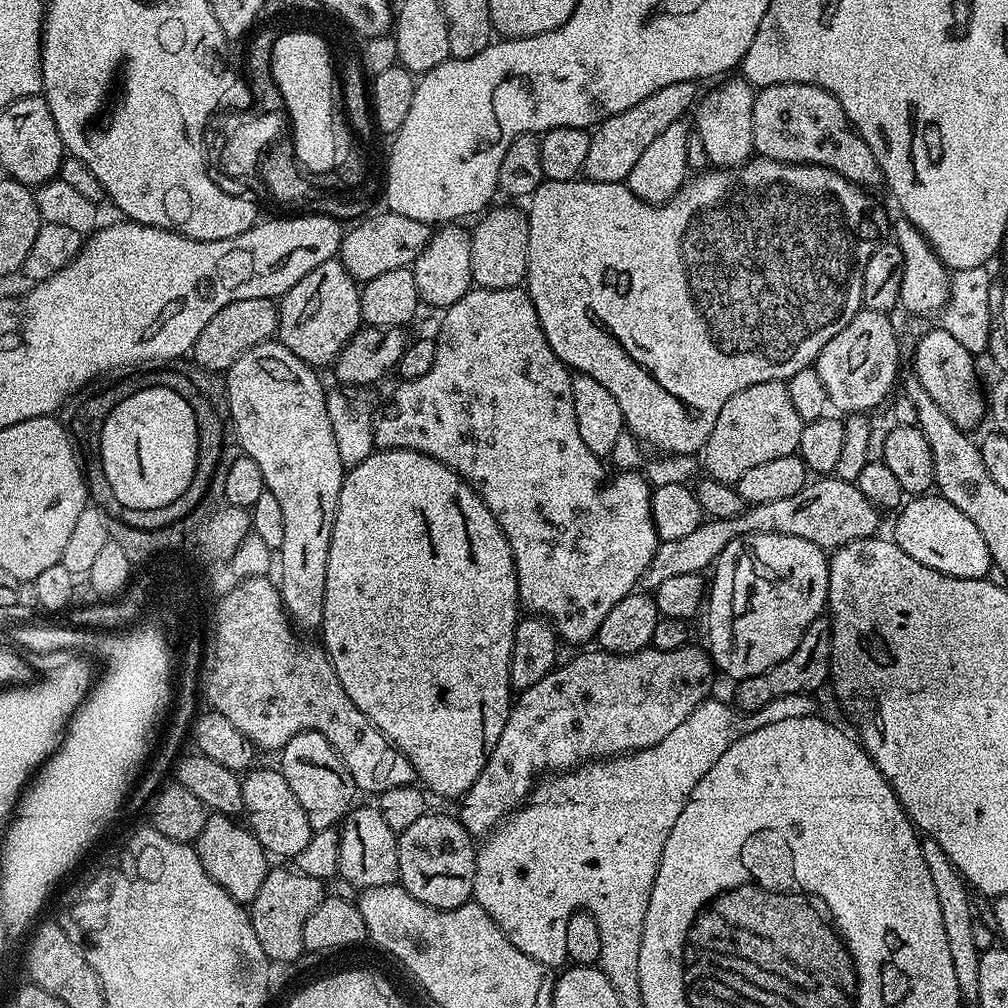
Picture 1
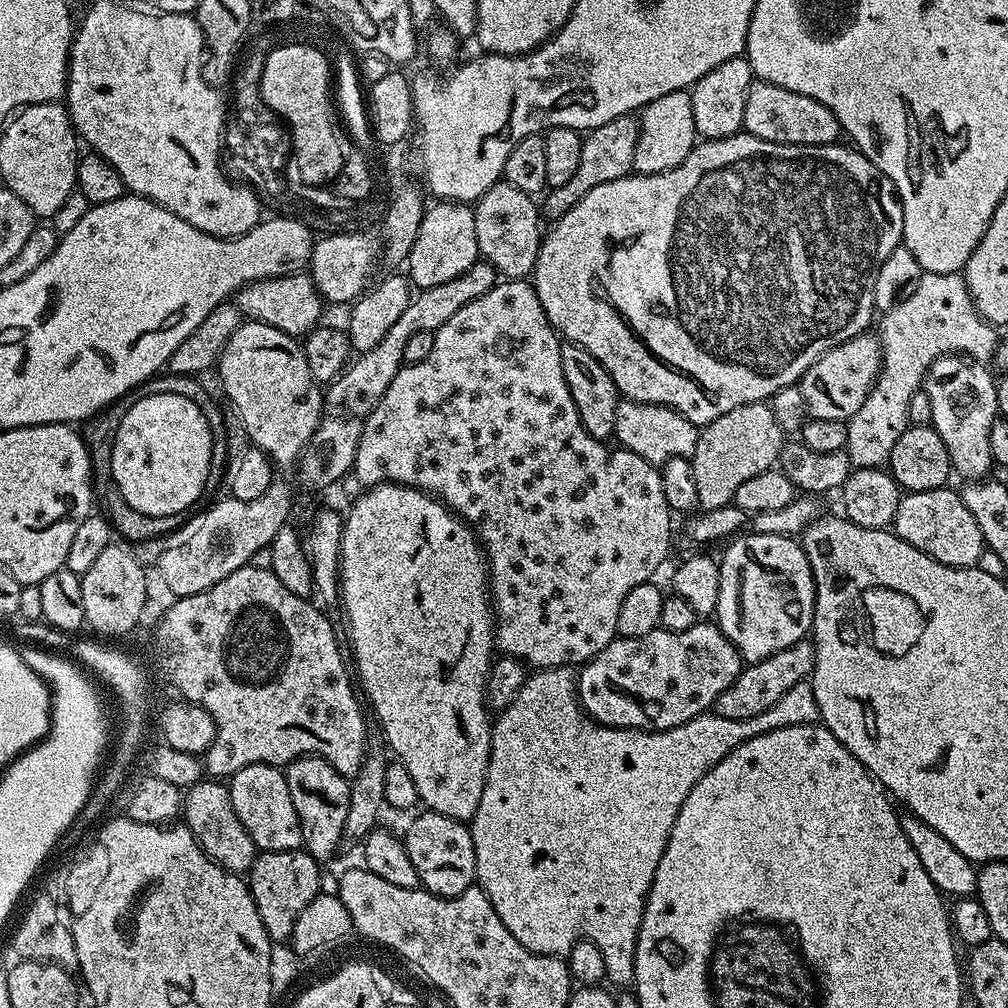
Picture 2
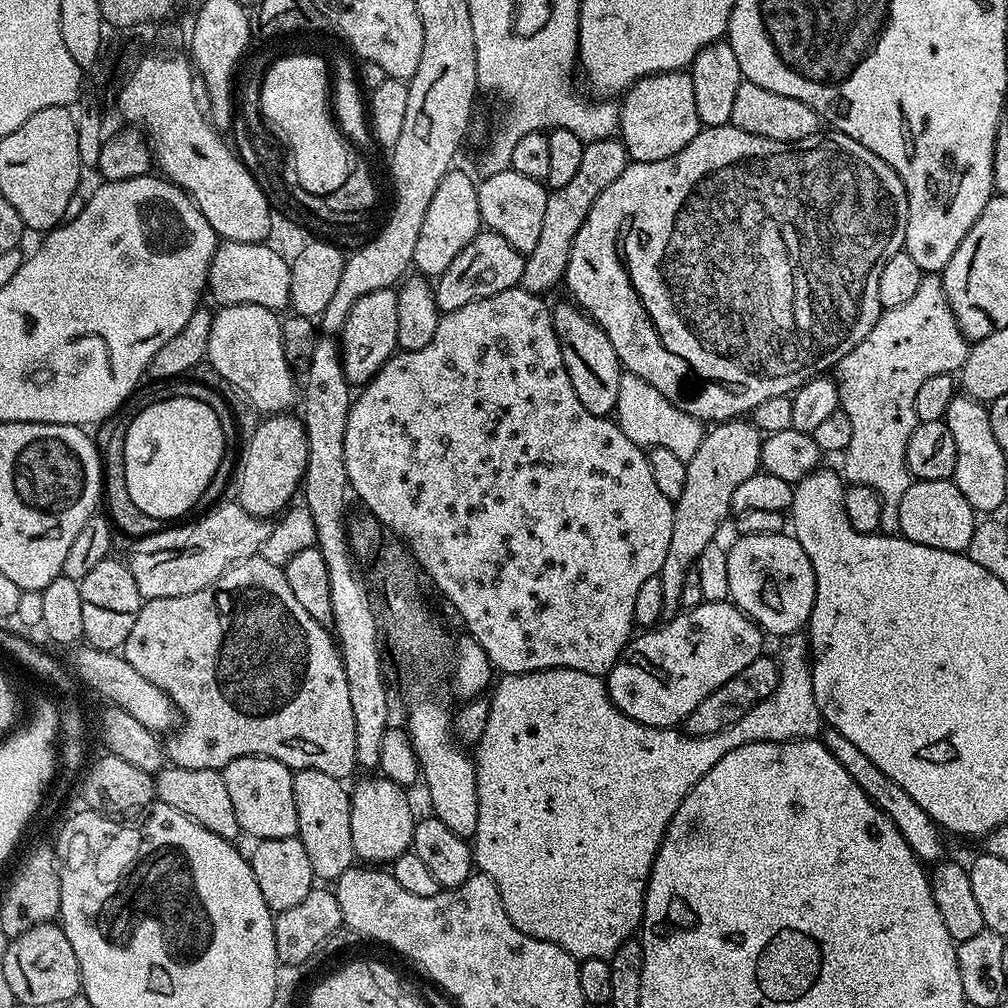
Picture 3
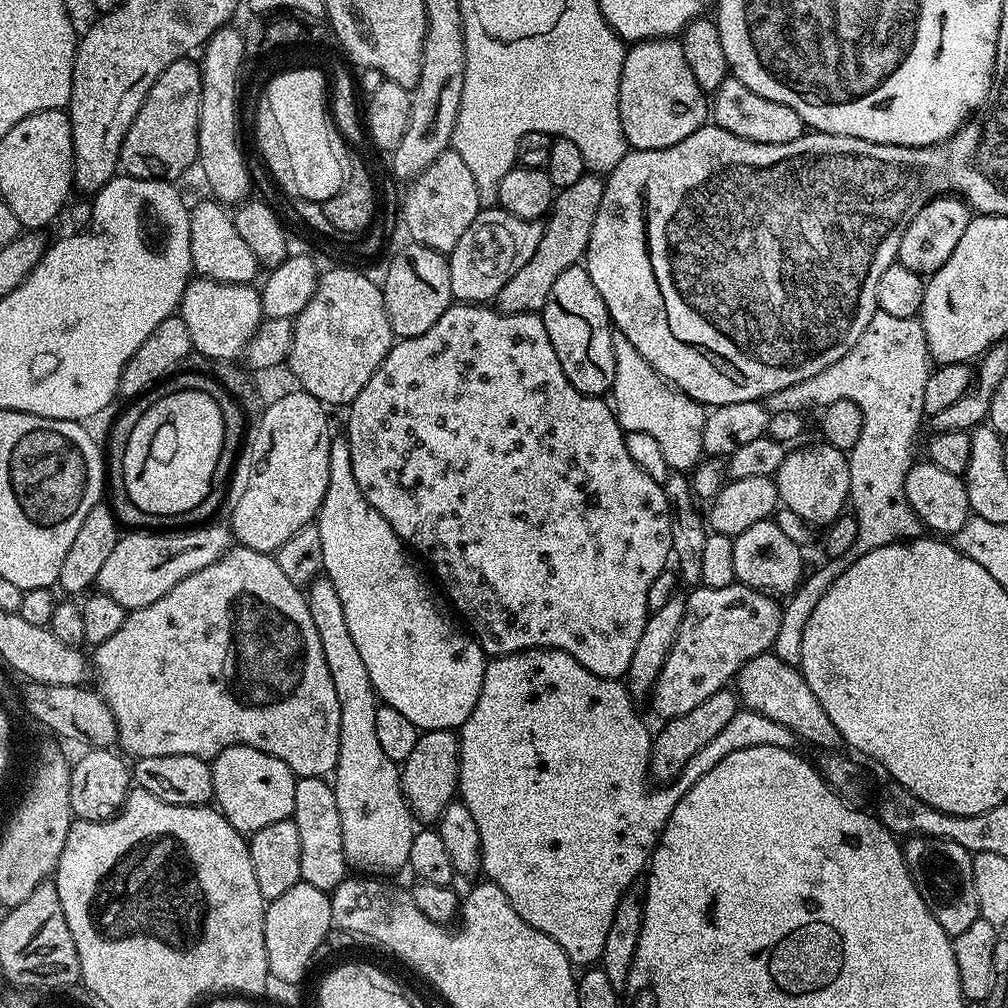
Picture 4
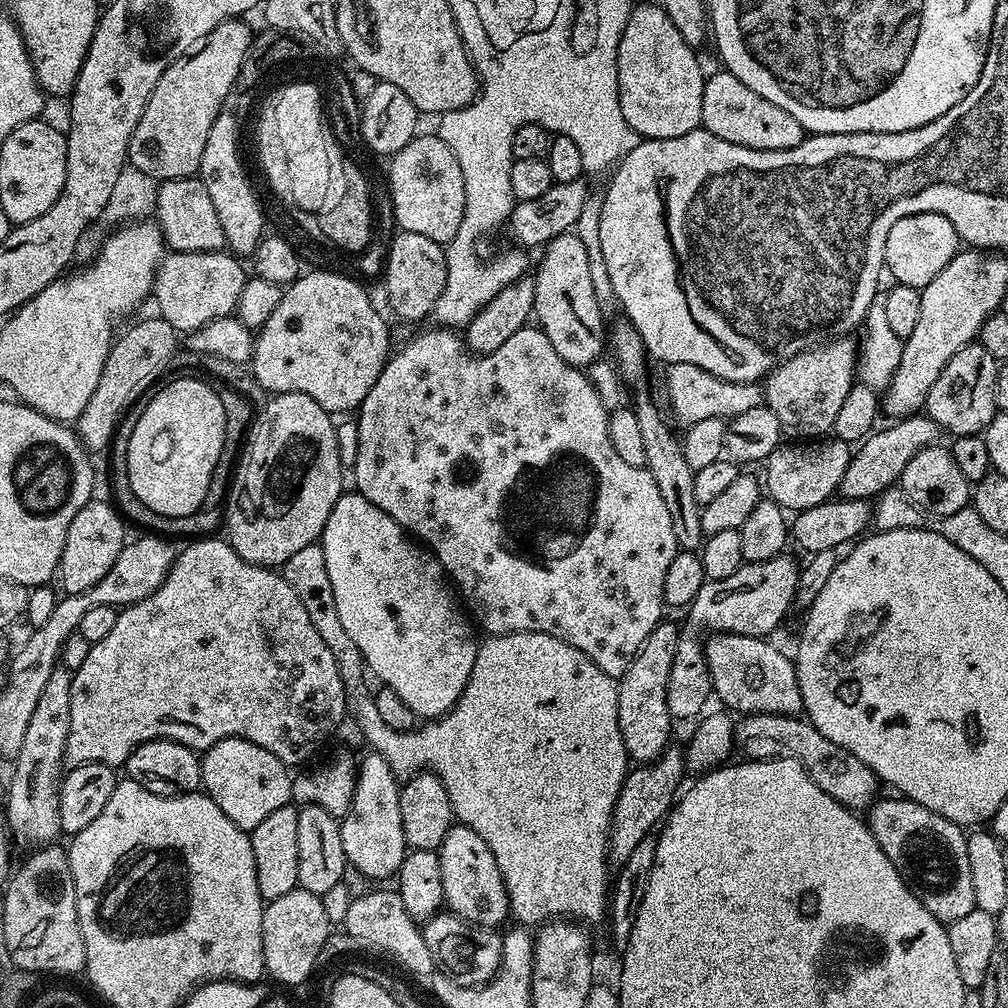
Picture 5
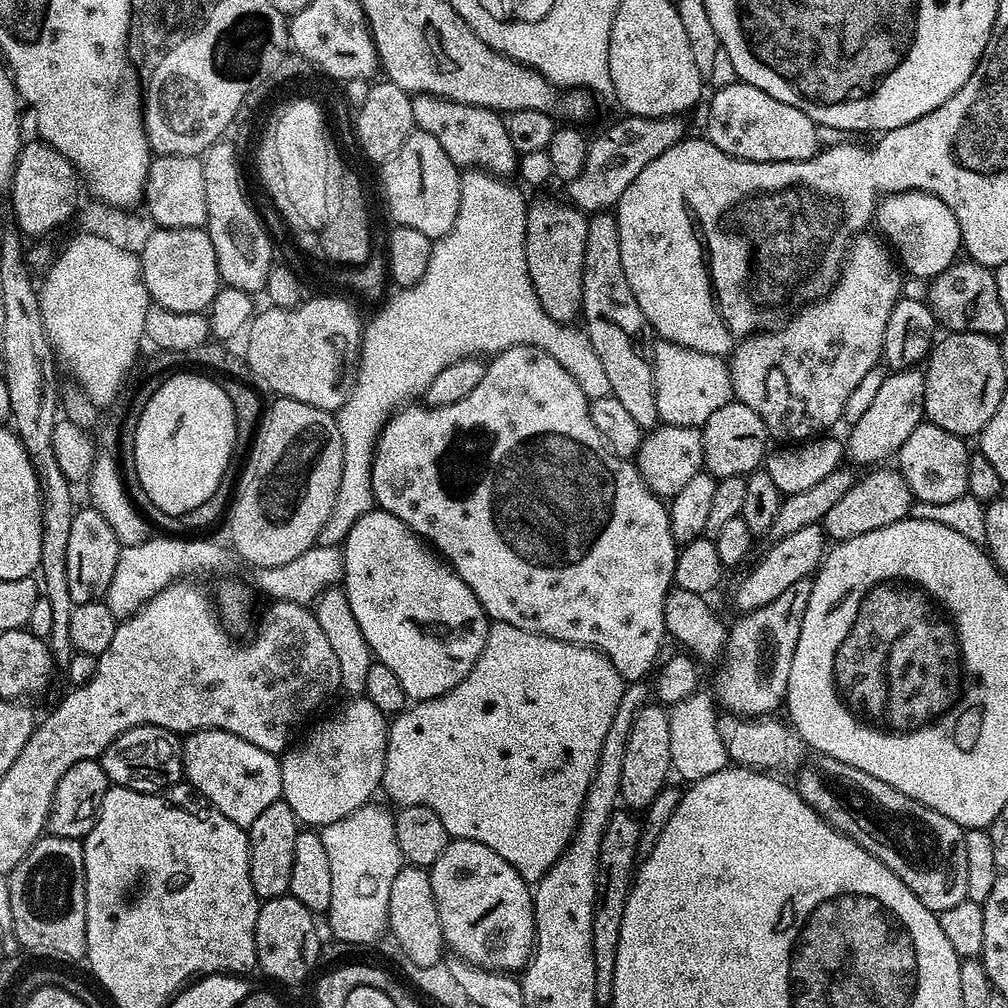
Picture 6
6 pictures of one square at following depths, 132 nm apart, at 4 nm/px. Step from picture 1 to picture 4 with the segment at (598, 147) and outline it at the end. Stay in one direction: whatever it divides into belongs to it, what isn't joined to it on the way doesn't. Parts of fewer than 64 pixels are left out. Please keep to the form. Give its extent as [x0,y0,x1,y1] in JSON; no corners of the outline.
[494,174,604,313]

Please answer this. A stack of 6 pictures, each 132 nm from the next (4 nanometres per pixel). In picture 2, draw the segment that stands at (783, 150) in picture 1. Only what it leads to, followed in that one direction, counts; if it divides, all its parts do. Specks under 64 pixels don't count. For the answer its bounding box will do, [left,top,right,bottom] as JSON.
[743,79,842,146]

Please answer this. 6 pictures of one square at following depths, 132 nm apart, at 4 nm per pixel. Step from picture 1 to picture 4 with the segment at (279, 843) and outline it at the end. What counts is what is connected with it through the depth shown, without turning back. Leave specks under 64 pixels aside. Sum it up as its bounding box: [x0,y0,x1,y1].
[210,744,298,834]

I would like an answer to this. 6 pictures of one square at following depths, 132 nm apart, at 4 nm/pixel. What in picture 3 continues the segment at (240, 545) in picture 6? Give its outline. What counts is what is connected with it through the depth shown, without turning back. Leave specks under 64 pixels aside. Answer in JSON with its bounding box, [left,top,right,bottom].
[234,414,308,518]

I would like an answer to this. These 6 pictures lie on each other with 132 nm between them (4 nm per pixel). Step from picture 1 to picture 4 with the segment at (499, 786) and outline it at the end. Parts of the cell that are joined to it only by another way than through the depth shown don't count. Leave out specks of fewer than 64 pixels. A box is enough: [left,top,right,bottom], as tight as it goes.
[650,582,782,722]

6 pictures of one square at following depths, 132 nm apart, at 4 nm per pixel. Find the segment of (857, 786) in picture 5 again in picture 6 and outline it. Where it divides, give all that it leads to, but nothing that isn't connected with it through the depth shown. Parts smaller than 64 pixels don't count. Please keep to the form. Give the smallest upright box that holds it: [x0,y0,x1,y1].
[716,712,806,772]

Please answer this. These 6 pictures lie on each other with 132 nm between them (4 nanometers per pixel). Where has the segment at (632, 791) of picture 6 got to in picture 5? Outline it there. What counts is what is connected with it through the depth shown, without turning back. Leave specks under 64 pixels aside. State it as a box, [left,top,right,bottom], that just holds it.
[618,623,682,764]

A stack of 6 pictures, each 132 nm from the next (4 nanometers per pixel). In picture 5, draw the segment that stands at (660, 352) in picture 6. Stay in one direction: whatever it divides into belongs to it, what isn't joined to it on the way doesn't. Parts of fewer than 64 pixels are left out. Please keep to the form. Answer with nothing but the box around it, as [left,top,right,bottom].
[664,364,764,426]

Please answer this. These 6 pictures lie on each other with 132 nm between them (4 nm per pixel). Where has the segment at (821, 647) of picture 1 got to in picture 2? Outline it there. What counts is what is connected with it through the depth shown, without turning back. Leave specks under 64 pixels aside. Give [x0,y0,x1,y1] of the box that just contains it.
[714,638,814,718]

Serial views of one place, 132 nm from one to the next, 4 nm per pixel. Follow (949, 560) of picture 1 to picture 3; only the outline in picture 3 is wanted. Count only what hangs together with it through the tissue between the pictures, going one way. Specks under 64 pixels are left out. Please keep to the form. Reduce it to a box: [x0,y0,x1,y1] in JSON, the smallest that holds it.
[898,480,978,553]

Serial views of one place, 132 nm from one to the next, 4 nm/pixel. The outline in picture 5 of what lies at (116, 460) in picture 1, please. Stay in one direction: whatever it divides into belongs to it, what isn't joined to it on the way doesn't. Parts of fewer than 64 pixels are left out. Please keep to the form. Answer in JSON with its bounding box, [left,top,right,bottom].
[126,376,226,518]

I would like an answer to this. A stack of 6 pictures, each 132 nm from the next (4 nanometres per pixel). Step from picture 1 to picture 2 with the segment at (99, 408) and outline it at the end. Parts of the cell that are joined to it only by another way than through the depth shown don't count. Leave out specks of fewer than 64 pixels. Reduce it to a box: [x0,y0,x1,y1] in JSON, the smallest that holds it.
[82,374,230,546]

